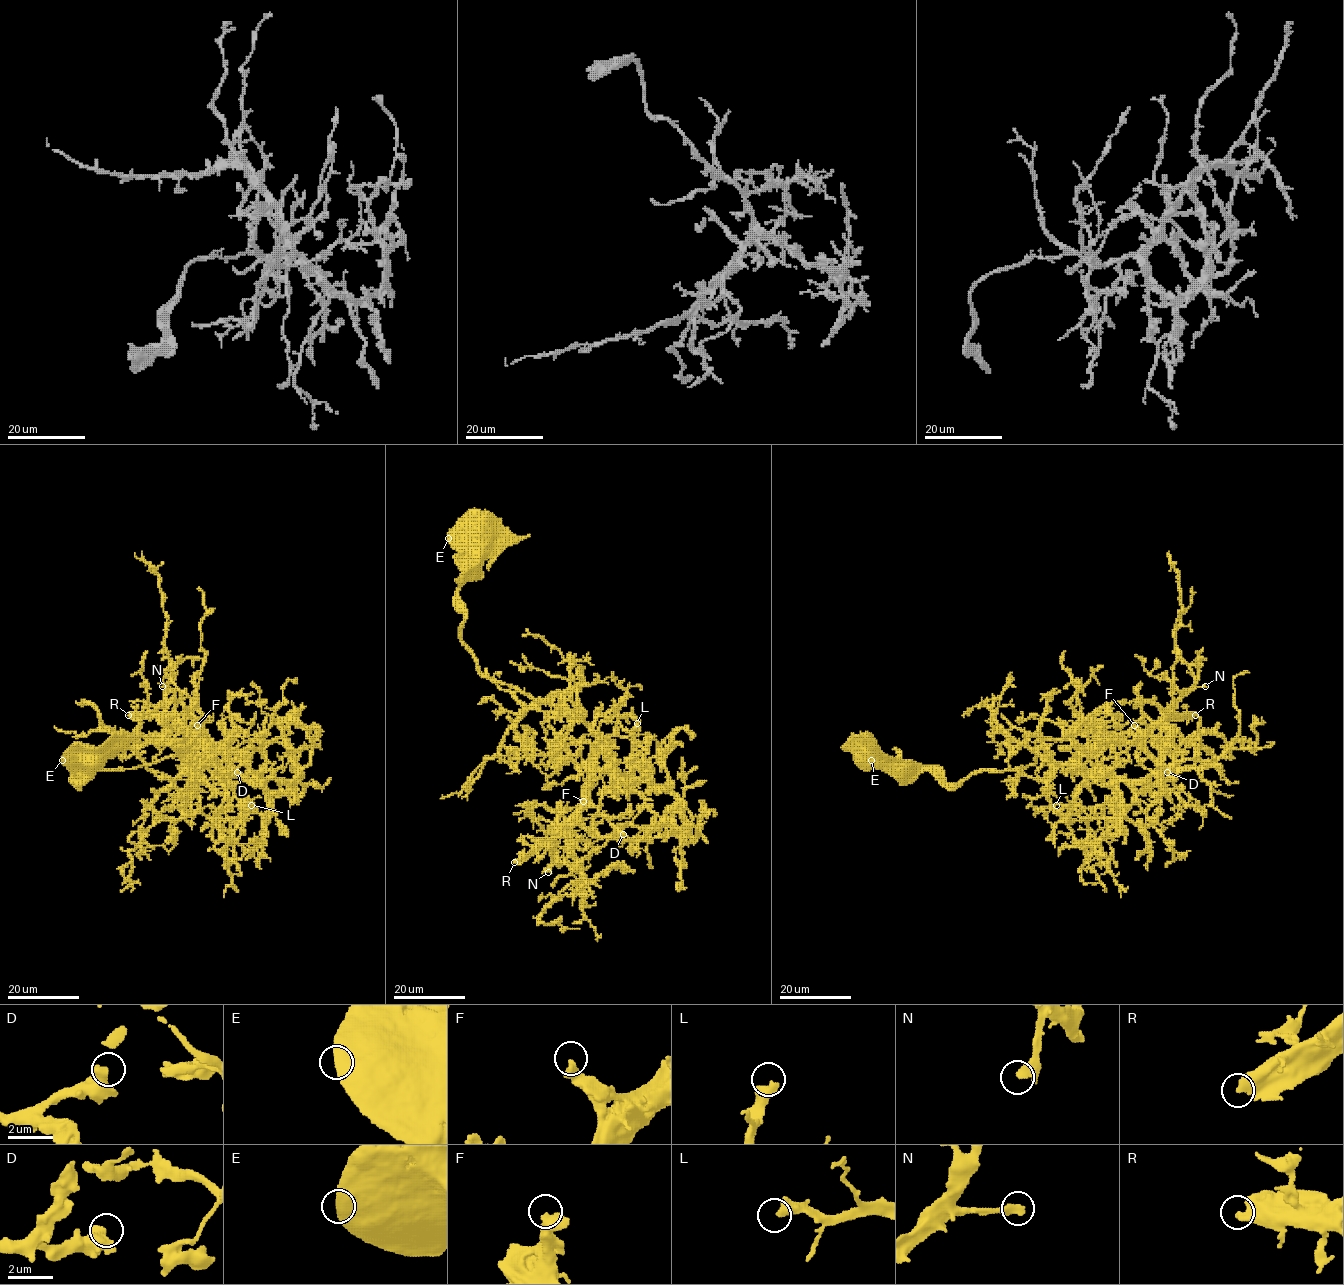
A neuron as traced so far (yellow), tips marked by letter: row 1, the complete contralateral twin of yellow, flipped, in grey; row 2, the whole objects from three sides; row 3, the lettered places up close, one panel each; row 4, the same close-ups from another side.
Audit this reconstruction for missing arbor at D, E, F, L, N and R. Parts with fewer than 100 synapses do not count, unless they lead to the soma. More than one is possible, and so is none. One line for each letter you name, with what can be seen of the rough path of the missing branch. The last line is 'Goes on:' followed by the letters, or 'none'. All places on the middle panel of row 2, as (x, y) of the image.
R: Course of what is missing: (514, 862), (500, 874), (500, 885), (509, 891), (529, 886), (525, 908), (541, 916), (552, 908), (550, 912)
Goes on: R

